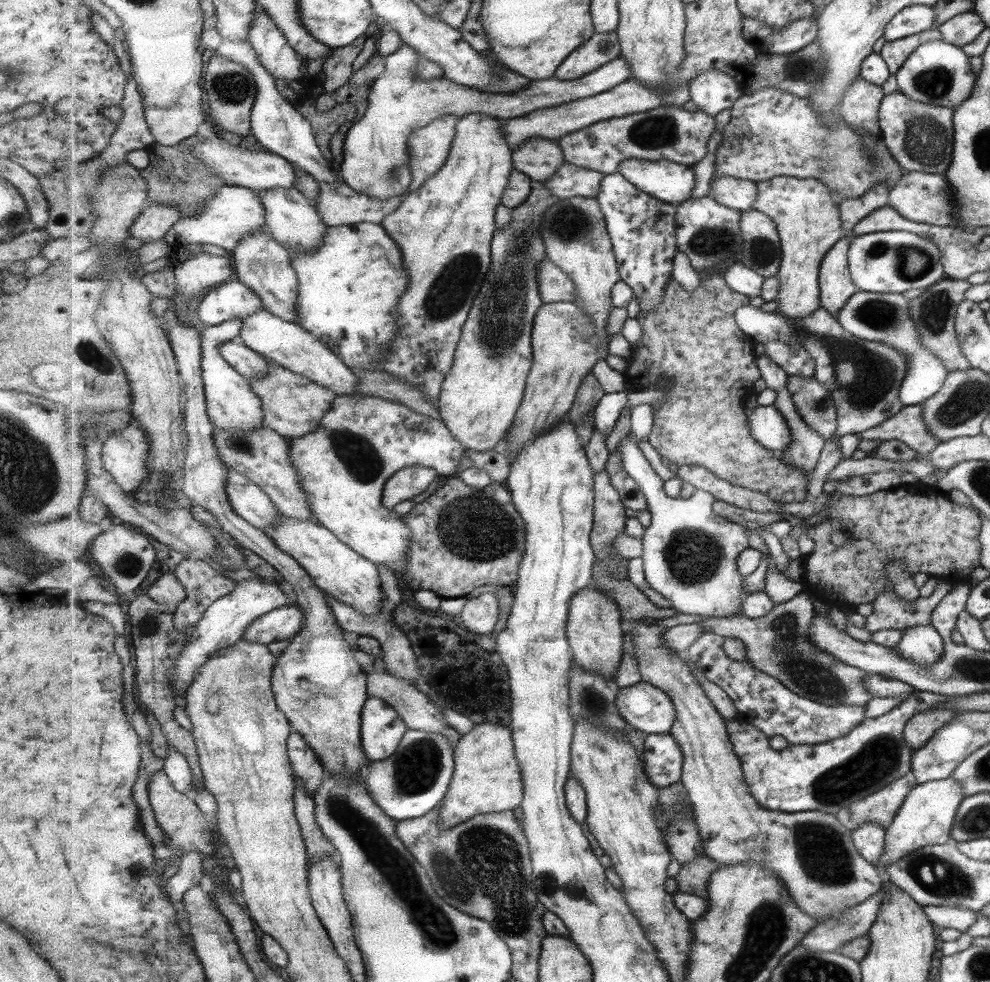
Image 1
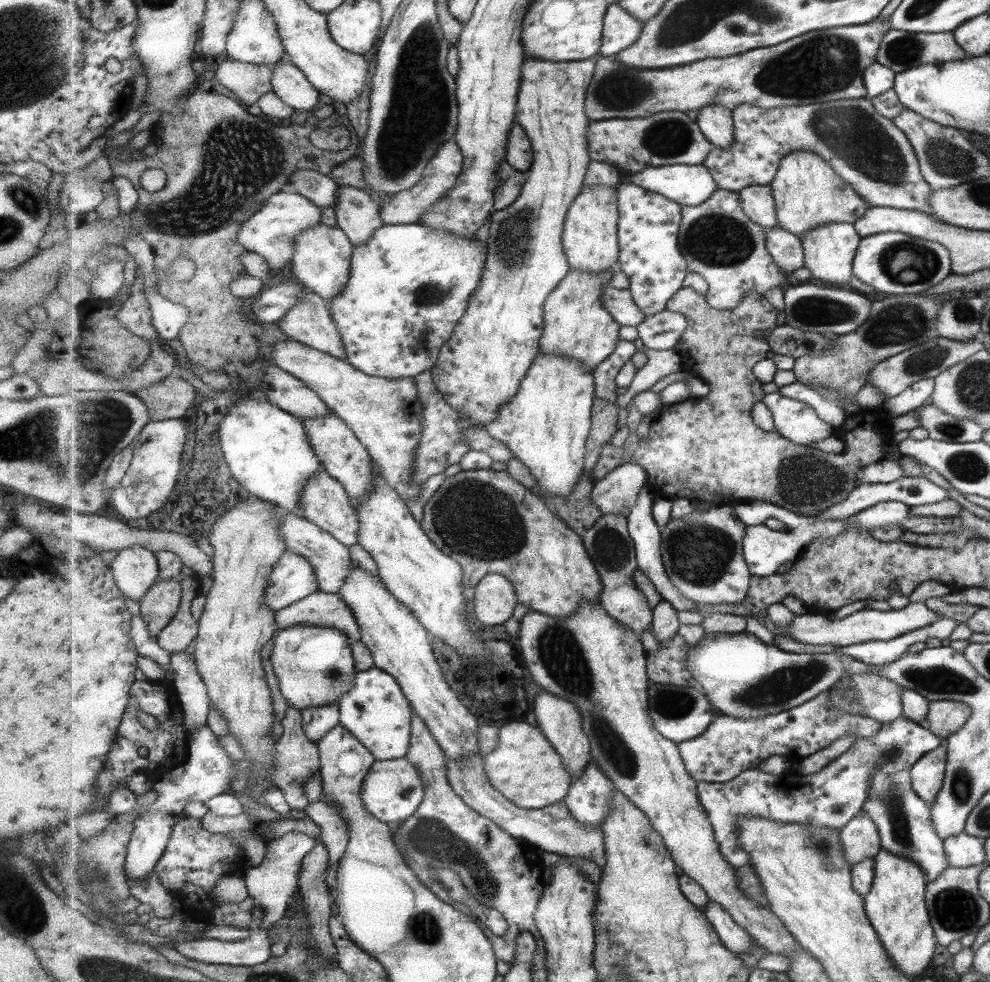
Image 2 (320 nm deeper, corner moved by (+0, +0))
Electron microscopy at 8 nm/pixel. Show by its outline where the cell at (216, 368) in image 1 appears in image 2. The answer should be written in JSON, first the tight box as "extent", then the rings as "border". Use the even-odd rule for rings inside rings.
{"extent":[220,396,325,518],"border":[[[242,396],[220,424],[222,451],[232,475],[252,494],[272,502],[285,513],[304,518],[300,494],[314,474],[325,469],[311,444],[306,424],[275,404]]]}

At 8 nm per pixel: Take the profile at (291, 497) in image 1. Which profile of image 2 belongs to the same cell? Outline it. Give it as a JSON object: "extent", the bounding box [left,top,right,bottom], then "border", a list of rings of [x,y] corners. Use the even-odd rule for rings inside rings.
{"extent":[300,469,360,548],"border":[[[326,469],[314,474],[300,494],[300,507],[304,510],[305,518],[317,524],[322,529],[335,535],[339,542],[351,548],[359,543],[360,521],[355,502],[347,492],[346,487],[338,478],[331,476]]]}

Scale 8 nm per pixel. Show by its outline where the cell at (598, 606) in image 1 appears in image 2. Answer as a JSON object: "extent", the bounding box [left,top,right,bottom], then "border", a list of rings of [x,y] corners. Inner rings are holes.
{"extent":[422,470,605,618],"border":[[[461,470],[445,479],[425,505],[424,511],[422,527],[441,551],[459,562],[464,570],[463,586],[466,589],[476,588],[487,575],[497,573],[513,582],[521,604],[529,612],[569,618],[577,614],[583,599],[599,604],[605,587],[597,566],[587,553],[582,536],[540,494],[523,486],[507,470]]]}

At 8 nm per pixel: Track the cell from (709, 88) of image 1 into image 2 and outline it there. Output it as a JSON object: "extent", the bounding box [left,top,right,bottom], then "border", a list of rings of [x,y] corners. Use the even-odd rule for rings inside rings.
{"extent":[697,105,735,149],"border":[[[711,105],[698,112],[697,122],[703,135],[714,147],[731,149],[735,143],[734,112],[721,106]]]}

